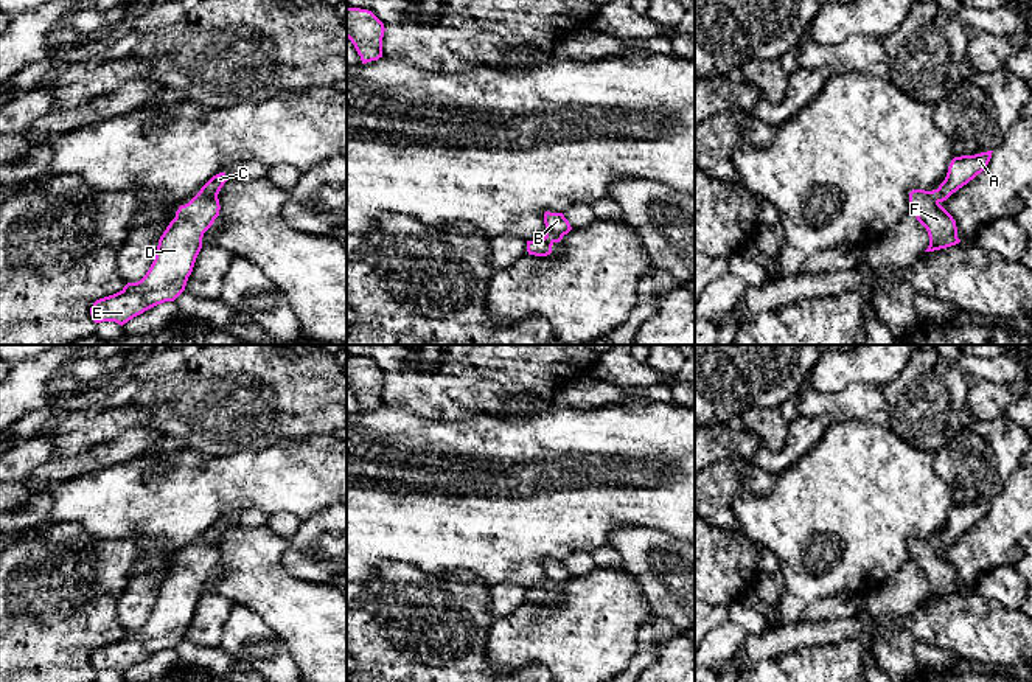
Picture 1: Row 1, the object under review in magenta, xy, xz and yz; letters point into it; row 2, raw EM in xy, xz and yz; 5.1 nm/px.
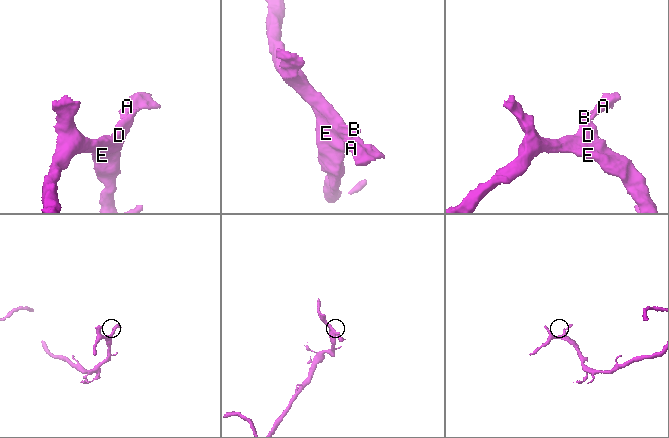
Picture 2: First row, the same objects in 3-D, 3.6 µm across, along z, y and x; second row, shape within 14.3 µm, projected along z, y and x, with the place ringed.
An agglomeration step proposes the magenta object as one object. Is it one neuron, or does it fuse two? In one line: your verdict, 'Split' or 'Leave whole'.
Leave whole

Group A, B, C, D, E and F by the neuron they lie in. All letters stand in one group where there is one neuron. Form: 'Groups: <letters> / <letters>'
Groups: A B C D E F

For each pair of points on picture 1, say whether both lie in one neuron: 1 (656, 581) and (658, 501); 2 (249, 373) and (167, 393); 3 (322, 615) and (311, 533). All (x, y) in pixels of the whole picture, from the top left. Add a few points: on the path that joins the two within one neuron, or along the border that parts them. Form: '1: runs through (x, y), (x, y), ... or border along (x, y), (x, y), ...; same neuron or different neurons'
1: border along (622, 527), (656, 528), (678, 541); different neurons
2: runs through (229, 393), (187, 393); same neuron
3: border along (283, 567), (294, 577), (330, 586); different neurons

